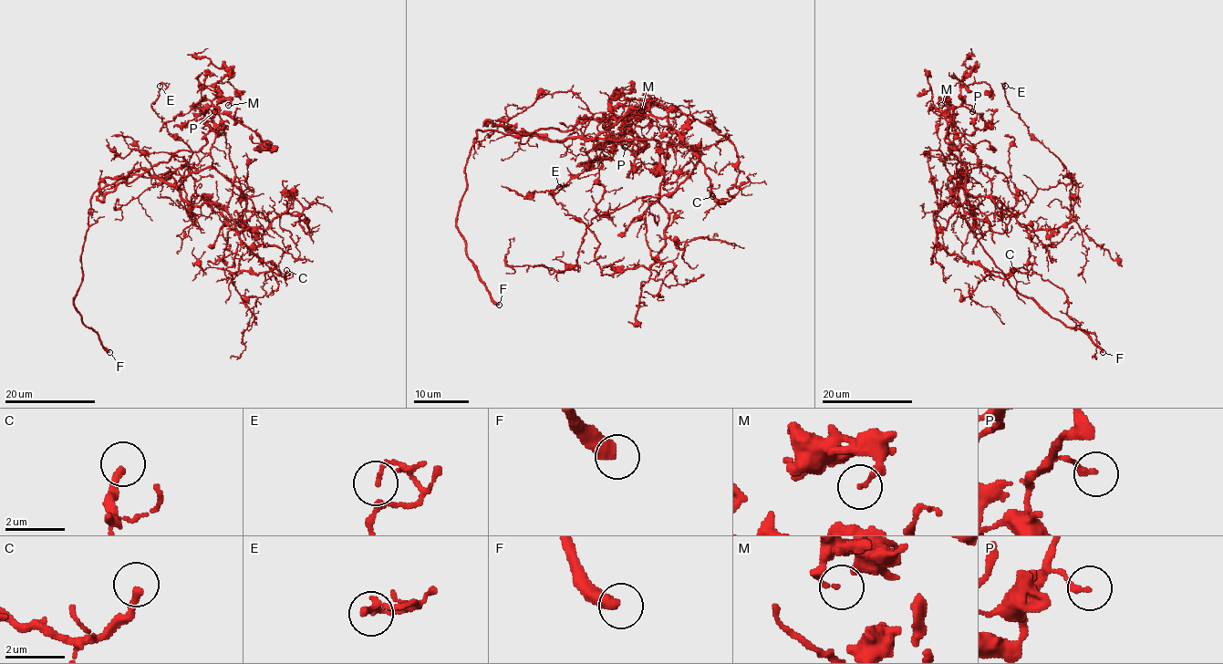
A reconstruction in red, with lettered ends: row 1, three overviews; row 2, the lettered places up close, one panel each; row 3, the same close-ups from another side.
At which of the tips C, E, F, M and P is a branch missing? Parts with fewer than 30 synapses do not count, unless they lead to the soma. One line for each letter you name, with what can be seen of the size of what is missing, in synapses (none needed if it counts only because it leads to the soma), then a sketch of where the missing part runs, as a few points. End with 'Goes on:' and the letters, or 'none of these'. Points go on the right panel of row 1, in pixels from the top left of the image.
C: about 40 synapses; missing branch runs (1013, 270), (1020, 260), (1032, 258), (1039, 243), (1039, 235), (1046, 230)
F: missing branch runs (1103, 352), (1113, 363), (1124, 364)
Goes on: C, F

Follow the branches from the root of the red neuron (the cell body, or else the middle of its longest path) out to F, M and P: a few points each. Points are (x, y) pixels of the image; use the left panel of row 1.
F: (192, 172), (179, 184), (131, 174), (92, 196), (81, 255), (82, 283), (74, 306), (109, 352)
M: (192, 172), (179, 184), (140, 174), (125, 180), (178, 151), (197, 151), (217, 105), (228, 105)
P: (192, 172), (179, 184), (125, 180), (197, 151), (214, 111)

